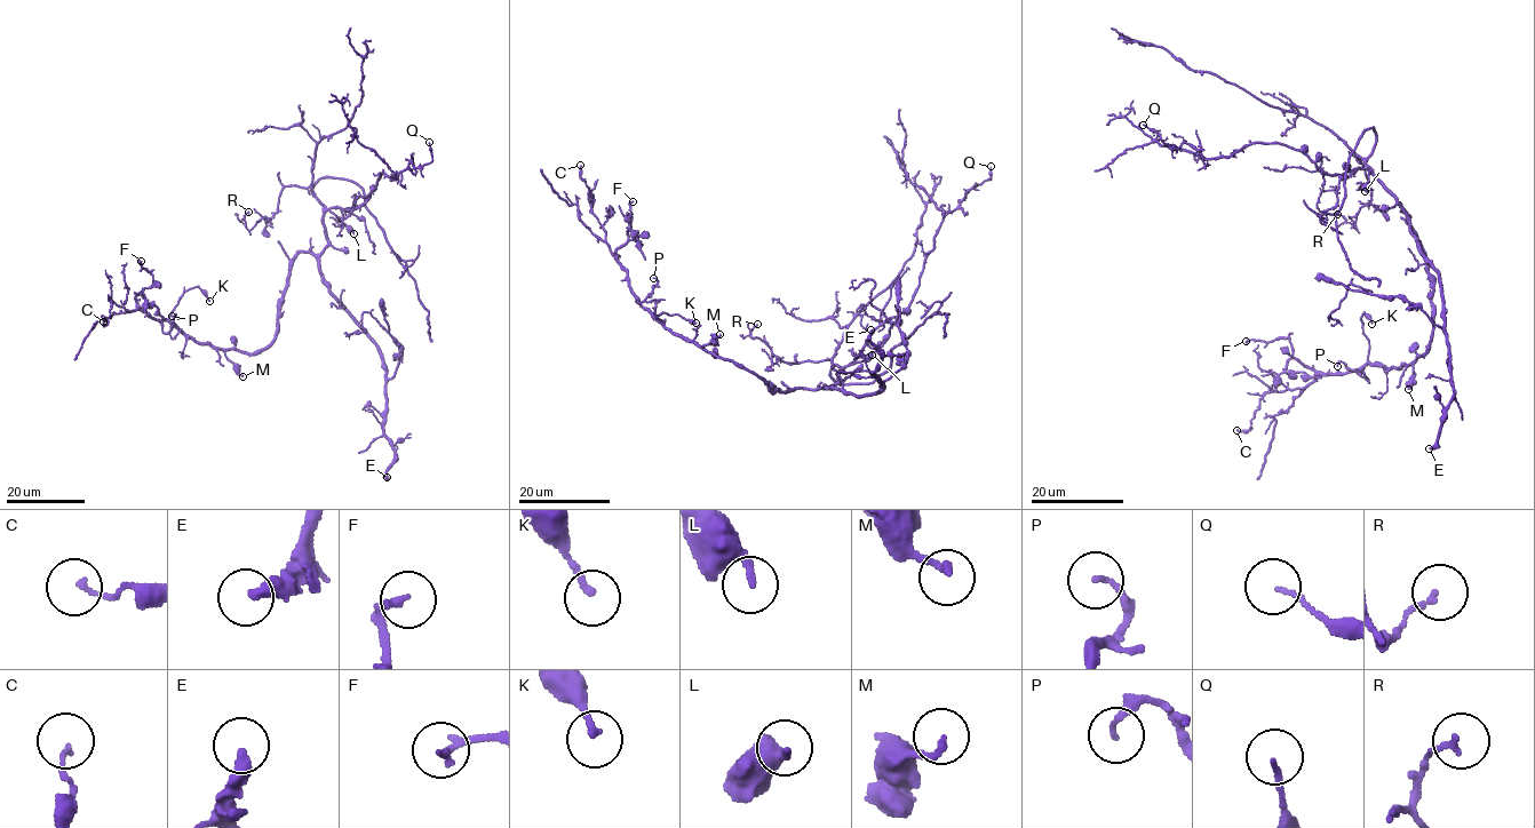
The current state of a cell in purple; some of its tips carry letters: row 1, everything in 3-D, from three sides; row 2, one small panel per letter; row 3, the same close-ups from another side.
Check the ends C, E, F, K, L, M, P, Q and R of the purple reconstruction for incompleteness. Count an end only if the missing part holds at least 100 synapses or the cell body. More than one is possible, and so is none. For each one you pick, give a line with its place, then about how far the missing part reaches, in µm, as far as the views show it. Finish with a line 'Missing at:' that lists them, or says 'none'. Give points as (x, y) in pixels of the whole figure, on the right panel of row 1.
E: Place: (1429, 448). Missing length about 25 µm
Missing at: E

